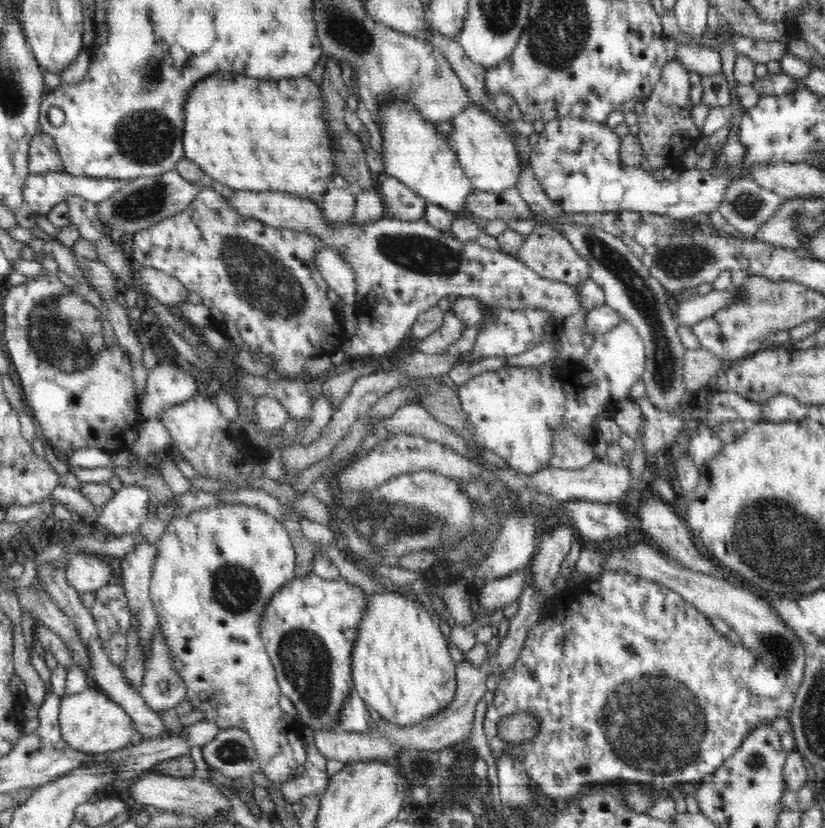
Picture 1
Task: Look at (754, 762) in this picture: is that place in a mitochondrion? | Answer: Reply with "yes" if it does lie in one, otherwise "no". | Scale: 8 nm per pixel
yes

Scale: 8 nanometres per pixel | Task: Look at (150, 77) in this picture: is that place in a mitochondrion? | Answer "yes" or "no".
yes

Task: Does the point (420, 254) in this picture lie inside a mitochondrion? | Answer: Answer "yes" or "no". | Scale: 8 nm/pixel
yes

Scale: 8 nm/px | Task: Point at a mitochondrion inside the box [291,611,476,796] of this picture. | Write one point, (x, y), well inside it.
(421, 766)

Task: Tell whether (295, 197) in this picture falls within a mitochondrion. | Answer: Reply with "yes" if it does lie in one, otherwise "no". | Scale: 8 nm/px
no

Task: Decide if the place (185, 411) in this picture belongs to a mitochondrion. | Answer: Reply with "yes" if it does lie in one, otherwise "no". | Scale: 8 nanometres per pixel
no

